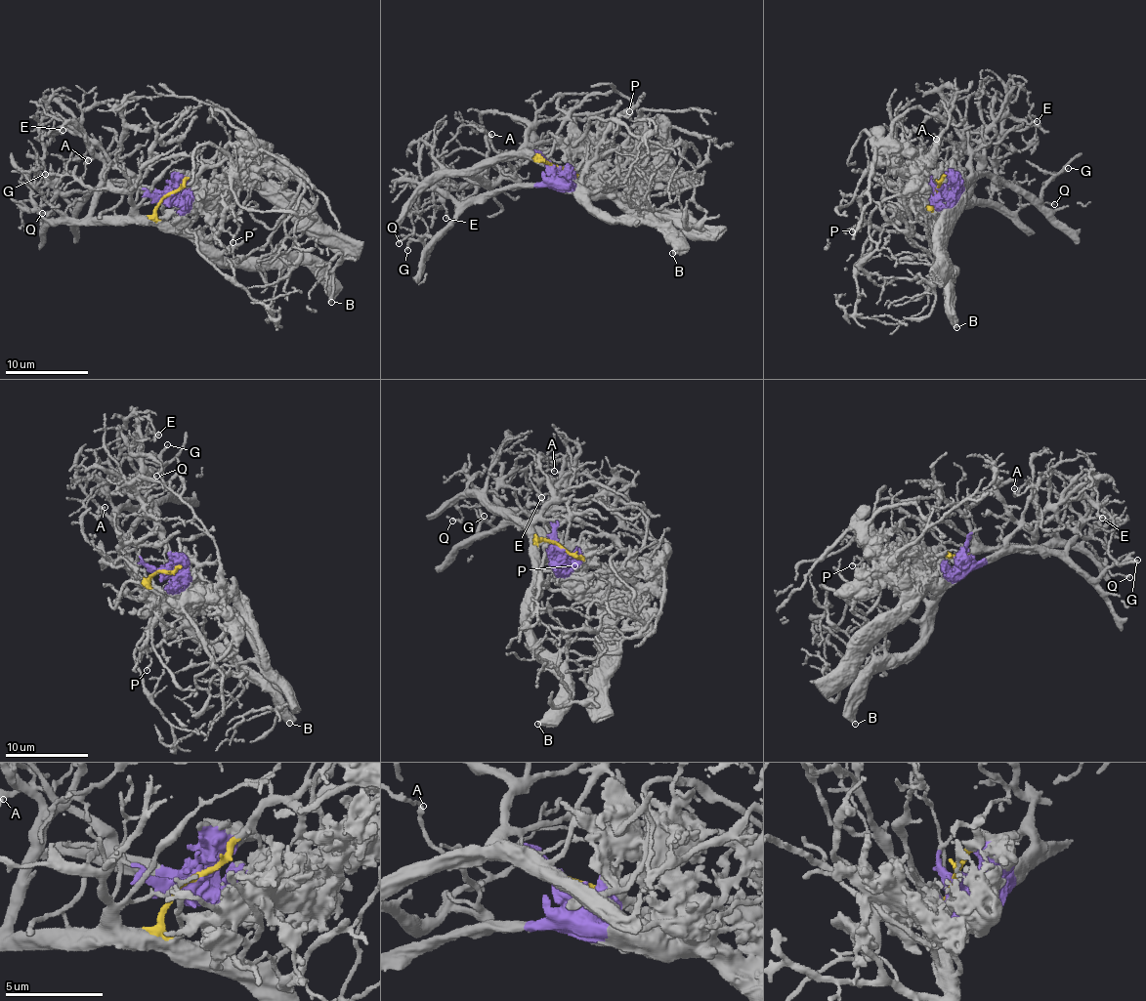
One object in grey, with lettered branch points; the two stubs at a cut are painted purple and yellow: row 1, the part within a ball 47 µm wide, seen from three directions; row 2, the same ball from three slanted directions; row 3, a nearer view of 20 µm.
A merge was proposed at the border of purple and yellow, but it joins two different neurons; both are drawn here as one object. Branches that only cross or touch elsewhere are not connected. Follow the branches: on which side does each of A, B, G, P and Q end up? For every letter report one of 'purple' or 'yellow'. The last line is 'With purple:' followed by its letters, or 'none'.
A: purple
B: yellow
G: purple
P: yellow
Q: yellow
With purple: A, G

